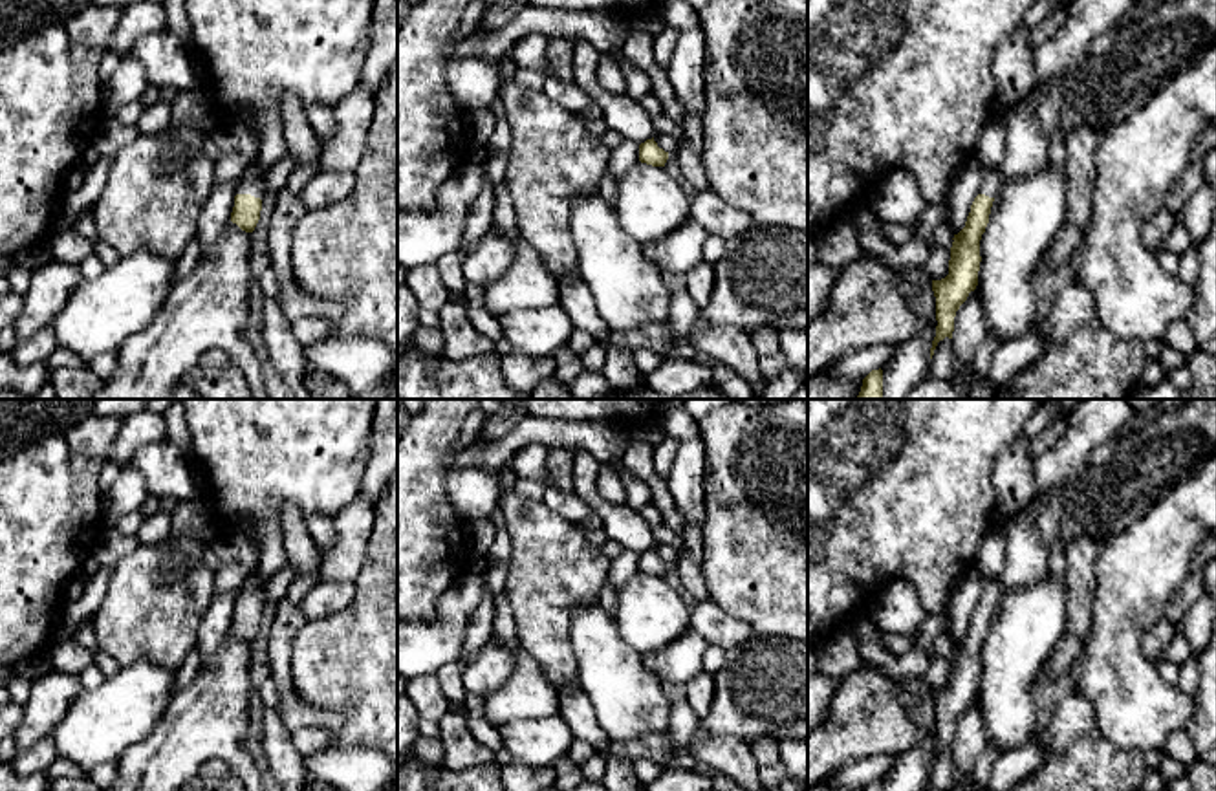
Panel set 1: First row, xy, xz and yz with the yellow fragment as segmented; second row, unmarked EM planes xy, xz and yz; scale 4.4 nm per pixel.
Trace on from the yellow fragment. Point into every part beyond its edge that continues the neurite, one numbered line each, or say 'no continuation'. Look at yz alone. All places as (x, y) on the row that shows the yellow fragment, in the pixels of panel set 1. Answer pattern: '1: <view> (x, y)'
1: yz (991, 185)

